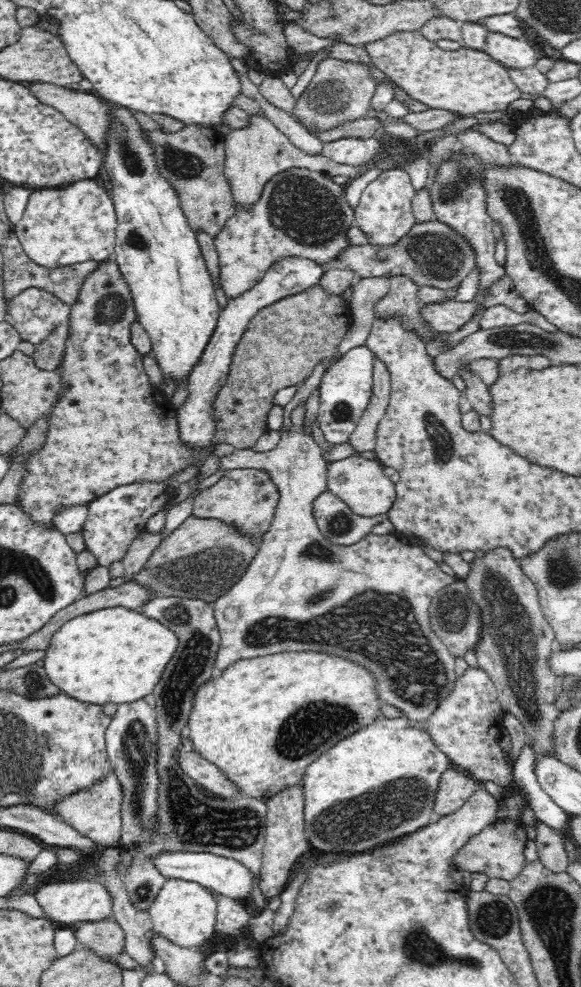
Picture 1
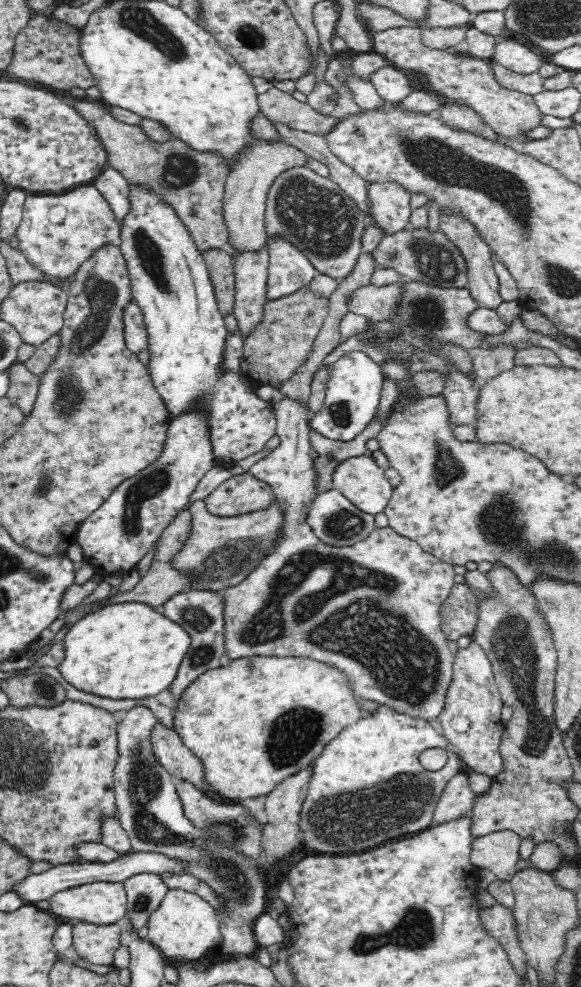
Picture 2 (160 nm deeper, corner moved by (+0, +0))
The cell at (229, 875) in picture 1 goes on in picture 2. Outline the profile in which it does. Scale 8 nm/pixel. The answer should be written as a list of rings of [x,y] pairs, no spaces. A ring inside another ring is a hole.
[[[132,852],[121,855],[121,857],[118,857],[111,863],[88,863],[85,861],[51,867],[39,874],[29,874],[24,880],[20,880],[18,884],[14,884],[8,891],[16,893],[24,904],[36,904],[40,900],[49,900],[51,896],[63,890],[88,884],[88,882],[124,882],[130,876],[134,876],[134,874],[162,874],[162,872],[184,873],[184,867],[182,867],[182,863],[178,863],[178,861],[174,861],[174,859],[170,859],[170,857],[166,857],[160,853]]]

